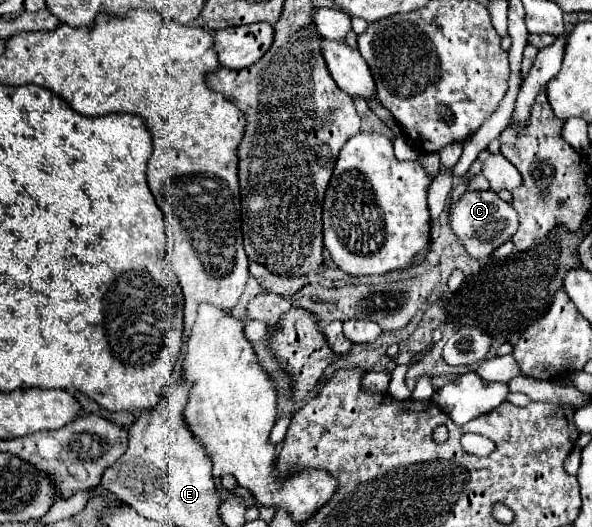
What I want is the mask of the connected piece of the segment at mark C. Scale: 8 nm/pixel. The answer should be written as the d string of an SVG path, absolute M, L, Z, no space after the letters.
M468 191L450 209L450 227L454 235L464 243L466 253L472 259L490 259L492 253L504 245L518 229L518 215L514 207L502 201L494 191Z

